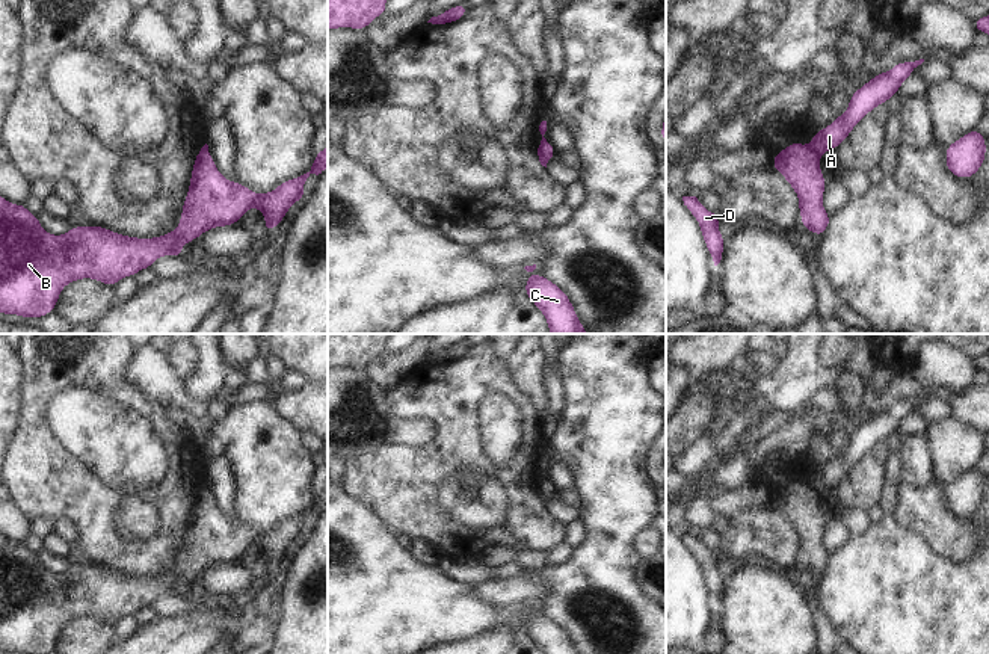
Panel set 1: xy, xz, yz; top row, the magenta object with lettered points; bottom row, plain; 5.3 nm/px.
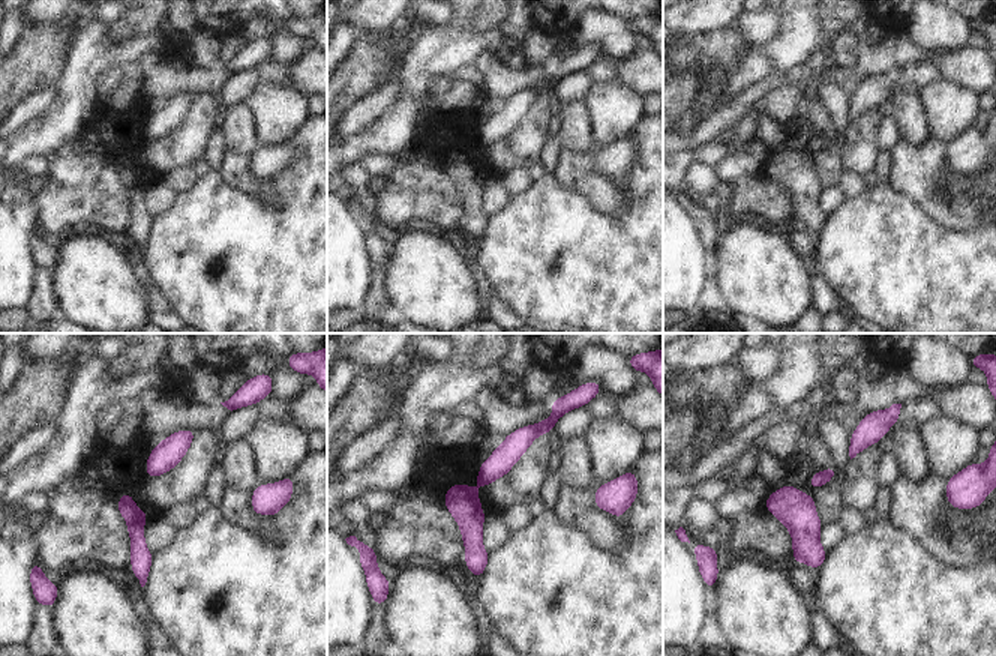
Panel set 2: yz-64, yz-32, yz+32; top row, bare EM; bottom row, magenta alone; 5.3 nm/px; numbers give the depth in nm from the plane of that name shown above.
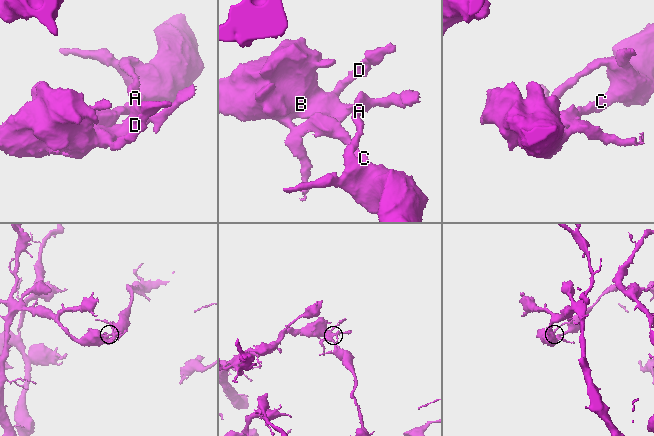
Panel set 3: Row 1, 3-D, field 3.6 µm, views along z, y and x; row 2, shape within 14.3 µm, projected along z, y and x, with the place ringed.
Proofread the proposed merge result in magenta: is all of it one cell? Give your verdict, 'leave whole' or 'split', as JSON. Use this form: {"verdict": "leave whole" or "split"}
{"verdict": "split"}

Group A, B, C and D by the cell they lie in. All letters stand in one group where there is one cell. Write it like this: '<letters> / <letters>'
A C / B D

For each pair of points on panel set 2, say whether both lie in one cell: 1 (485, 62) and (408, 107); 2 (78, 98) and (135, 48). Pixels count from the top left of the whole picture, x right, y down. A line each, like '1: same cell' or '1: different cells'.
1: different cells
2: same cell

